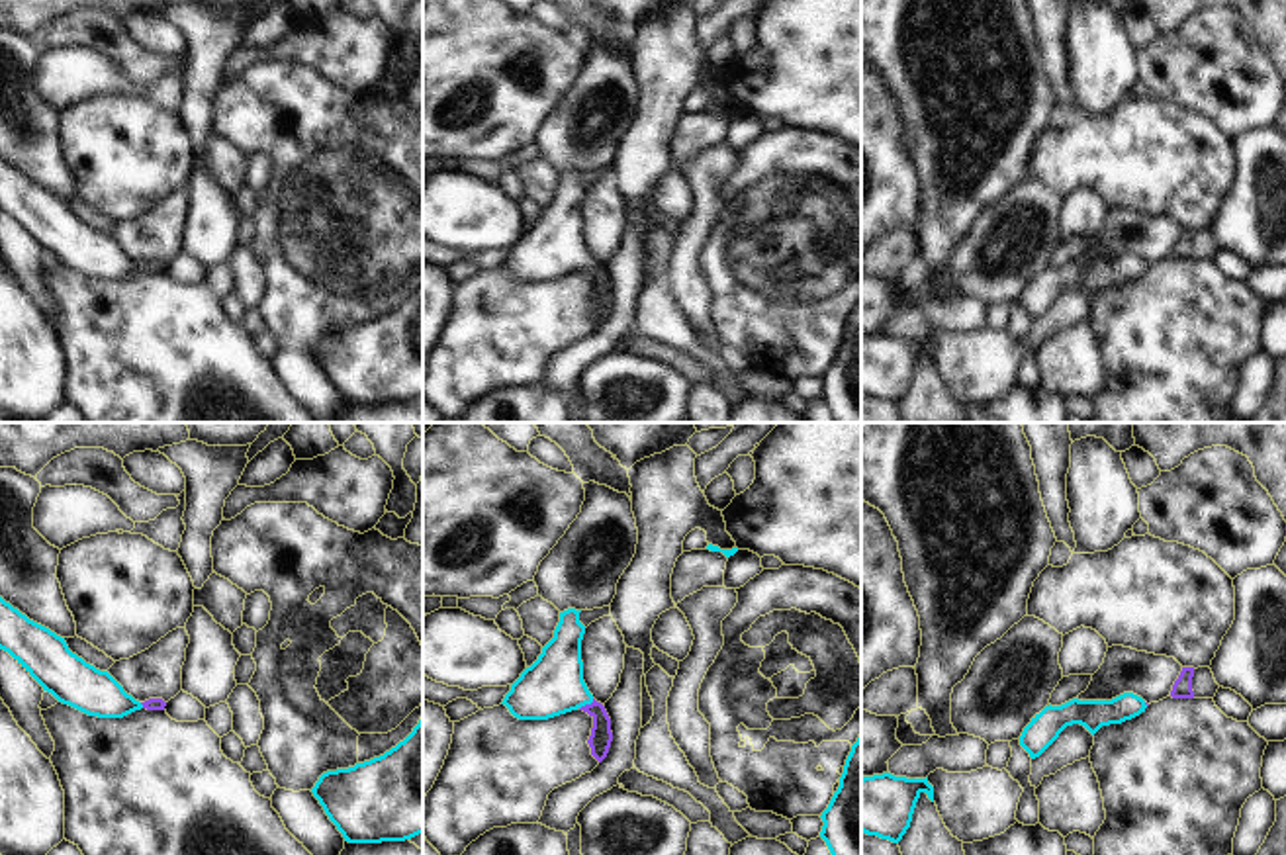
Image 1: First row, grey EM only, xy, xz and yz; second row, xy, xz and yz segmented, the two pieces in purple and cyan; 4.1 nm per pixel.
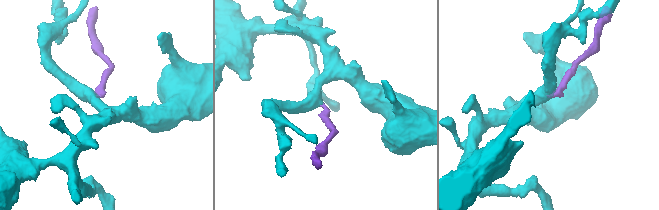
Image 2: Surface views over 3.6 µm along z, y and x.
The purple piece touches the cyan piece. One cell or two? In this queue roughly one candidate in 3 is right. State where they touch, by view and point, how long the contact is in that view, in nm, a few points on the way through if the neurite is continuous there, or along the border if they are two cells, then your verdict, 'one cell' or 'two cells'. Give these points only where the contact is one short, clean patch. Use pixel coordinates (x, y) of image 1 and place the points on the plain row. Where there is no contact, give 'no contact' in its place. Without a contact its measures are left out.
contact xz (586, 267); length 80 nm; way xz (601, 298), (601, 280), (586, 267), (574, 255), (552, 247); one cell

